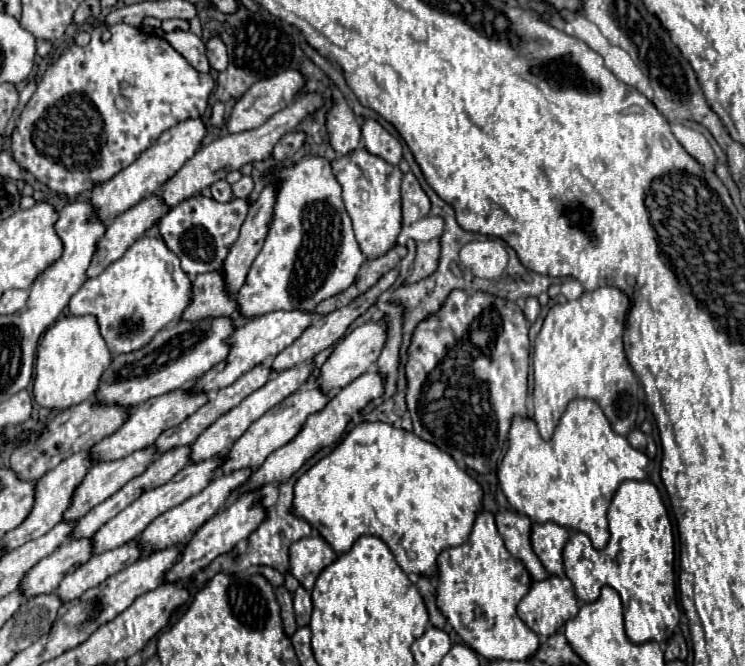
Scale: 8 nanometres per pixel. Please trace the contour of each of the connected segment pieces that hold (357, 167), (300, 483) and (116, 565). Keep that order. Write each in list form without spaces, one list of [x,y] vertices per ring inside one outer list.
[[[363,147],[353,149],[351,153],[331,161],[335,179],[343,191],[345,209],[353,221],[353,231],[359,243],[359,249],[367,259],[377,259],[385,255],[397,241],[401,231],[401,177],[399,167],[385,163],[381,157],[371,155]]]
[[[363,421],[321,461],[295,483],[291,513],[315,527],[335,553],[345,553],[361,535],[377,535],[387,543],[405,573],[435,575],[435,559],[445,547],[457,547],[469,539],[481,509],[479,483],[459,469],[453,457],[411,431],[381,421]]]
[[[137,541],[125,543],[117,549],[105,551],[101,555],[93,555],[85,565],[77,567],[77,571],[65,575],[65,579],[55,589],[55,595],[65,603],[81,597],[87,589],[101,585],[107,577],[119,573],[127,565],[135,563],[141,557]]]

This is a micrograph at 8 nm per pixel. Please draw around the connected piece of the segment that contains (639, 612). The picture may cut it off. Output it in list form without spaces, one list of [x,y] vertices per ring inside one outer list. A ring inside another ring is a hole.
[[[623,481],[613,495],[609,513],[611,537],[605,549],[595,549],[581,531],[571,533],[563,547],[565,575],[571,579],[577,597],[591,603],[603,585],[613,587],[625,607],[625,631],[633,643],[663,643],[679,623],[675,597],[675,541],[667,509],[651,481]]]

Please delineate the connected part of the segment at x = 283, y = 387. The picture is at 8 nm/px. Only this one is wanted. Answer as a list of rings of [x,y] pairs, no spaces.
[[[305,361],[301,365],[295,365],[287,371],[281,371],[281,373],[275,373],[261,389],[257,389],[253,395],[245,397],[237,407],[233,407],[233,411],[227,411],[225,415],[221,415],[221,419],[217,419],[213,425],[209,425],[197,439],[195,443],[191,443],[191,455],[189,459],[193,463],[199,463],[199,461],[205,461],[205,459],[213,459],[213,457],[219,457],[223,455],[247,429],[251,423],[255,423],[261,415],[265,415],[265,411],[273,409],[277,403],[281,403],[281,399],[289,397],[301,383],[305,383],[305,379],[309,377],[309,373],[313,371],[313,363],[311,361]]]

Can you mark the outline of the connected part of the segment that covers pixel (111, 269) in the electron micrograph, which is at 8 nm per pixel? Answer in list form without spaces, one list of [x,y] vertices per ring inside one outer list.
[[[139,237],[121,259],[113,261],[101,275],[83,283],[71,297],[69,311],[73,315],[97,317],[111,355],[121,355],[141,349],[163,327],[181,317],[181,311],[189,305],[189,283],[191,279],[181,271],[177,255],[173,255],[159,237]]]

